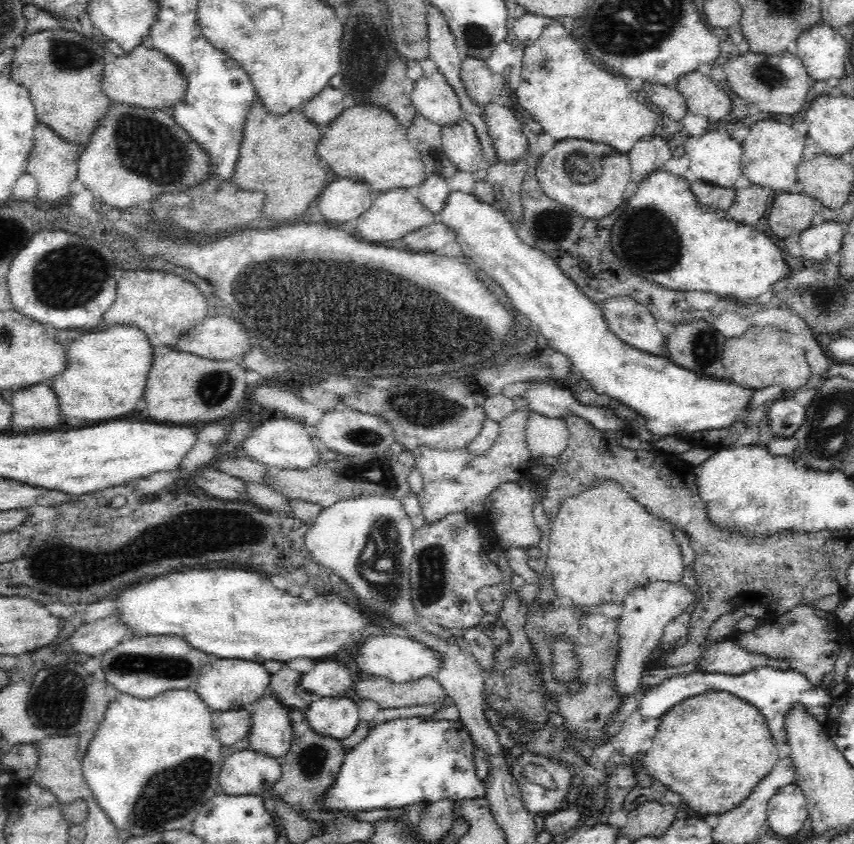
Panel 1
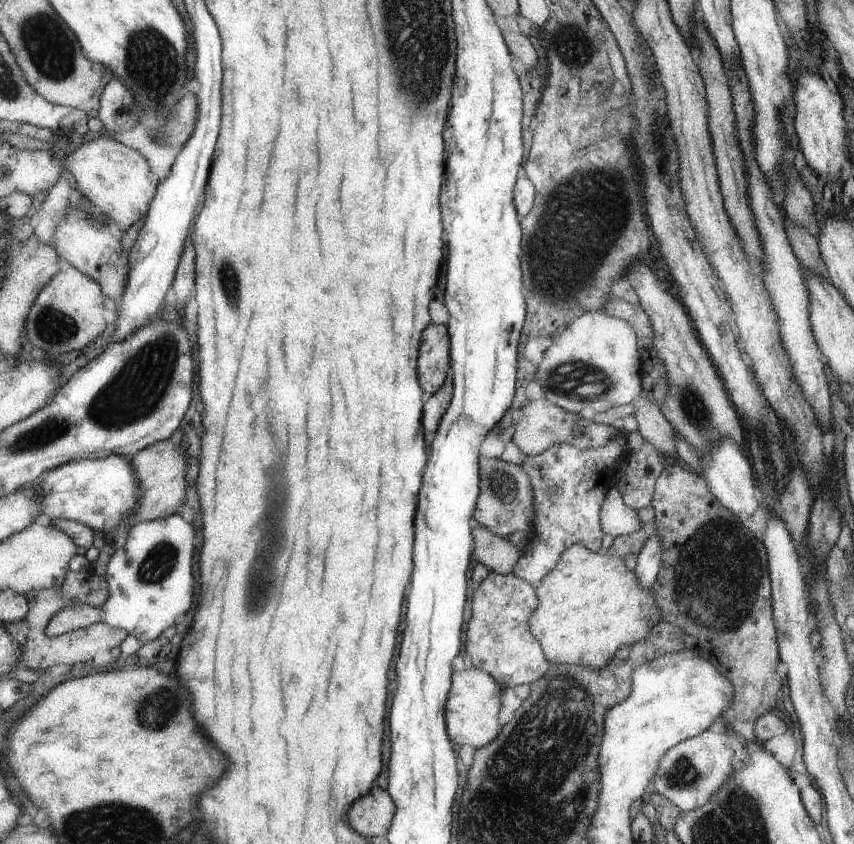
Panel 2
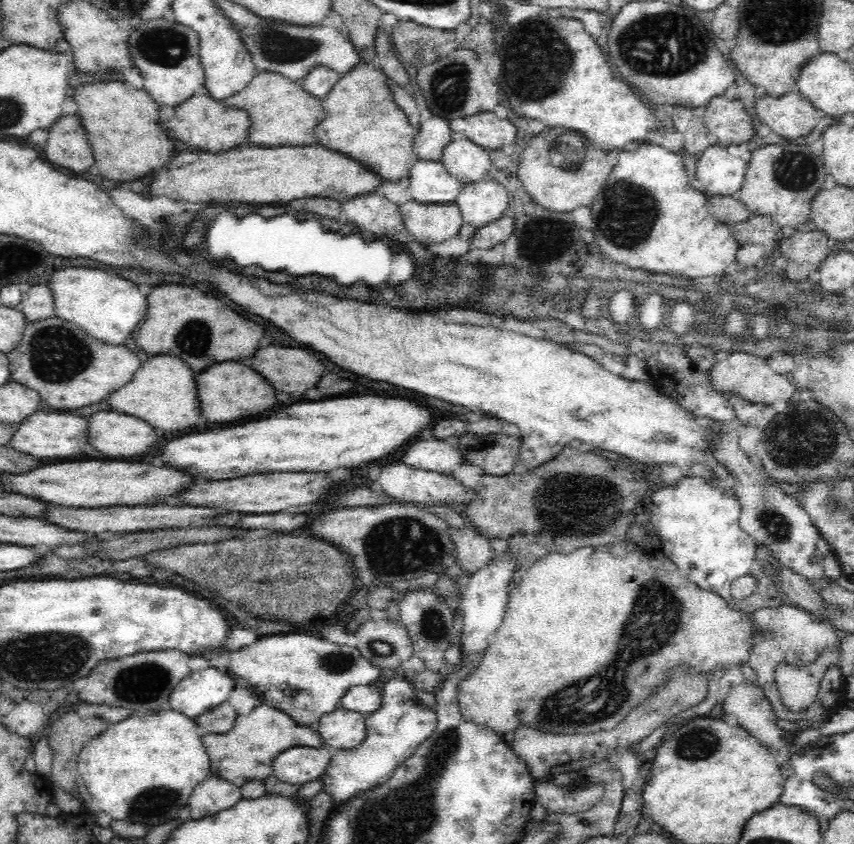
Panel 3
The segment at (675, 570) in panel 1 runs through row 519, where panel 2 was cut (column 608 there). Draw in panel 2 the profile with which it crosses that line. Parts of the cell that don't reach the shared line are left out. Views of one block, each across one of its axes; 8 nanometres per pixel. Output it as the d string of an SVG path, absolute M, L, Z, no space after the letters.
M577 544L562 551L558 562L549 570L535 589L539 605L531 614L528 626L539 642L545 658L553 665L589 666L603 669L621 645L631 648L643 639L661 618L651 589L641 587L634 571L629 571L625 562L605 552L593 553Z

